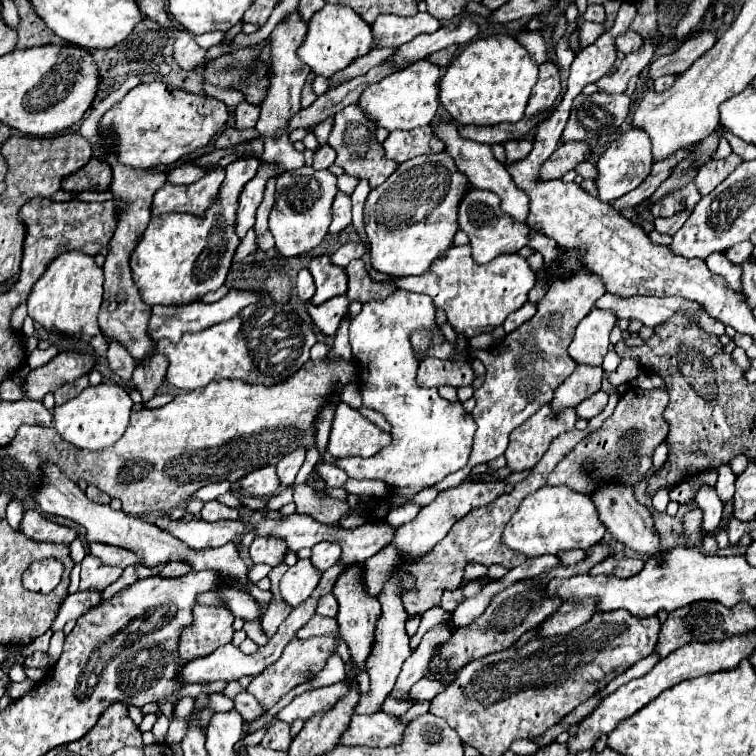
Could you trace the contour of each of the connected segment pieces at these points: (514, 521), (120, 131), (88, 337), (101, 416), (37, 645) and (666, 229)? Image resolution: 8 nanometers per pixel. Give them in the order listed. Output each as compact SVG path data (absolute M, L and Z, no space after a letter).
M543 486L543 490L523 498L521 506L507 522L503 532L503 542L529 558L543 554L557 554L559 550L581 548L597 544L605 534L605 526L599 522L595 504L587 494L575 492L567 486Z
M147 82L135 86L119 104L115 104L101 118L99 128L115 126L117 160L121 164L145 170L157 166L171 166L183 156L205 148L223 130L227 120L227 106L215 98L191 94L163 82Z
M73 250L55 258L47 266L45 274L35 282L33 292L27 298L27 312L45 330L79 338L89 346L93 346L97 356L105 358L107 340L103 338L97 324L101 294L103 294L103 270L95 264L95 260L89 254Z
M103 382L99 386L85 388L77 398L65 402L63 406L57 406L53 410L55 416L55 430L61 434L63 440L77 448L85 450L103 450L113 446L129 426L131 416L131 398L129 392L123 386Z
M47 630L43 636L39 636L35 642L31 642L29 646L25 646L23 649L23 656L27 657L28 652L37 652L37 650L41 650L41 652L47 652L47 648L49 648L49 640L51 640L51 630Z
M683 210L679 214L673 214L671 218L655 218L655 230L661 232L661 234L671 234L673 236L687 222L689 214L691 214L689 210Z

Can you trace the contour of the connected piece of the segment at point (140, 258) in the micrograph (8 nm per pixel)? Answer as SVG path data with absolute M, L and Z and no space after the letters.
M239 158L225 168L225 182L219 200L207 210L203 218L171 212L153 216L143 232L137 248L131 252L133 280L141 290L143 302L155 304L189 304L203 294L223 286L233 254L239 246L235 234L235 212L243 186L257 174L259 158Z

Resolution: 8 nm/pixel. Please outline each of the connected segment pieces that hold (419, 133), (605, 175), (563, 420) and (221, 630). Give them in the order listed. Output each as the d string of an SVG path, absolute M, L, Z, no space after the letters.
M421 126L419 130L393 130L383 144L385 156L395 160L397 164L421 156L421 154L435 154L443 152L445 146L439 138L433 136L429 126Z
M631 128L627 134L617 138L599 158L599 164L597 164L599 176L595 180L599 190L599 200L613 202L623 194L631 192L647 178L647 174L651 172L651 166L653 166L653 154L651 154L651 142L647 138L647 132L639 128Z
M549 404L541 406L537 414L533 414L527 422L511 432L511 442L505 452L507 468L511 472L533 468L541 460L553 438L575 428L575 420L577 414L573 408L563 410L563 414L551 414Z
M195 606L195 622L187 626L179 640L179 654L183 660L193 660L211 654L233 638L233 614L225 608Z

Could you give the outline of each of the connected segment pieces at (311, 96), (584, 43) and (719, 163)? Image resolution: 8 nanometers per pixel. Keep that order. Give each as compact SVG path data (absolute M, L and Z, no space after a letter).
M309 74L307 76L307 86L303 88L303 94L301 94L301 106L303 108L311 106L315 102L315 98L317 98L317 94L313 92L313 80L315 80L315 74Z
M581 22L577 28L579 29L580 44L575 54L593 44L599 38L599 34L603 32L603 24L593 24L593 22Z
M729 154L727 158L723 160L715 160L711 158L711 162L705 162L703 168L699 170L697 178L695 178L695 184L697 184L697 190L705 196L709 194L719 182L723 182L743 160L737 156L737 154Z

